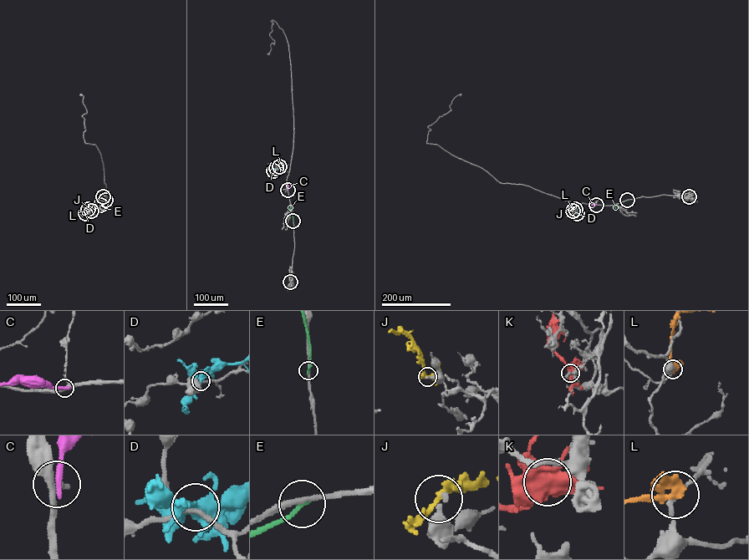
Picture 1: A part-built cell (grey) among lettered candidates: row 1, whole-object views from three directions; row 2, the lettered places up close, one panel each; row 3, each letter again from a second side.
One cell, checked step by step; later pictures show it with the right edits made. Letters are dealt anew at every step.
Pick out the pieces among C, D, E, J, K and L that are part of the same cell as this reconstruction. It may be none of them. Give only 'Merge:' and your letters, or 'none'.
Merge: none

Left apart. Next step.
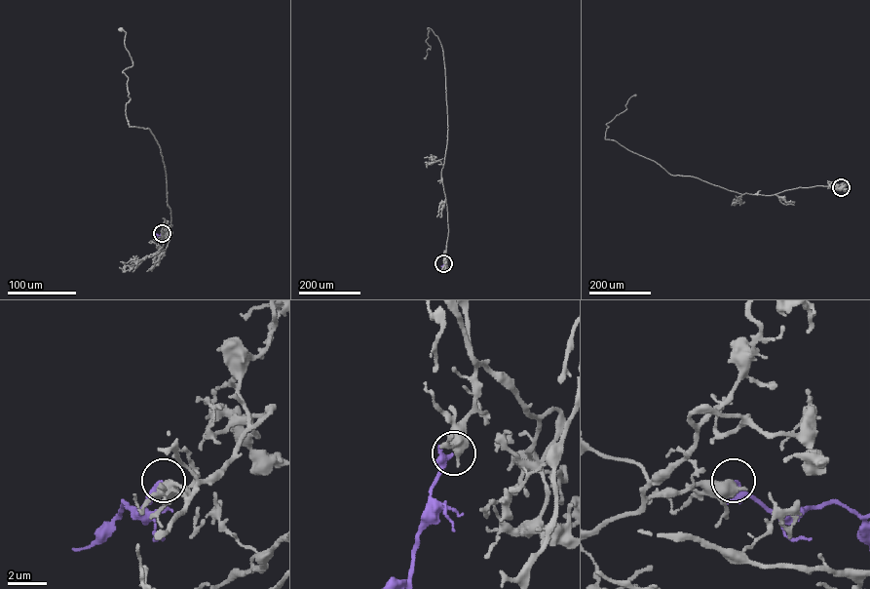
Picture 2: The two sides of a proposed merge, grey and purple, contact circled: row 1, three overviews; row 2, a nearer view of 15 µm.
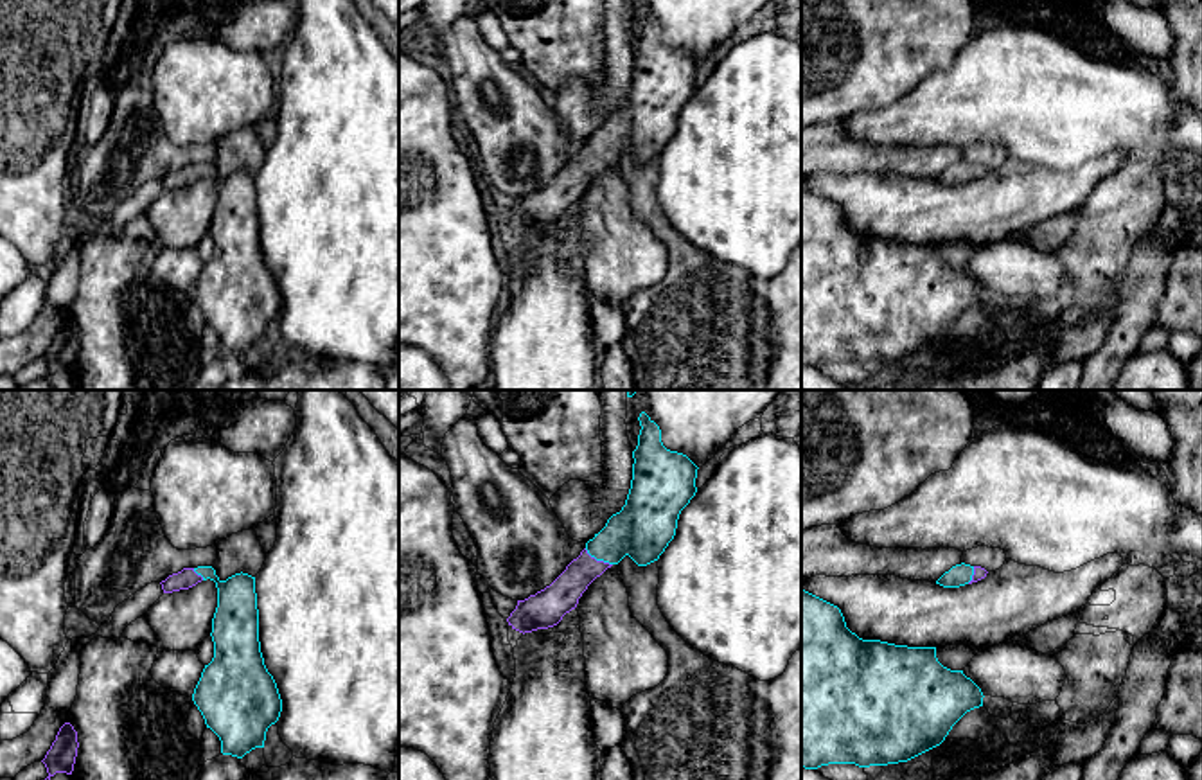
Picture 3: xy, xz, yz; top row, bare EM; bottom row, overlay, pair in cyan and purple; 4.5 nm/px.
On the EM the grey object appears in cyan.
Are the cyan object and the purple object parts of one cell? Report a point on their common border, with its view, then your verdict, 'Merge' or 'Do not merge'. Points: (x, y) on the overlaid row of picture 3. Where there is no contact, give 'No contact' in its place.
Touches cyan at xz (599, 559). Merge

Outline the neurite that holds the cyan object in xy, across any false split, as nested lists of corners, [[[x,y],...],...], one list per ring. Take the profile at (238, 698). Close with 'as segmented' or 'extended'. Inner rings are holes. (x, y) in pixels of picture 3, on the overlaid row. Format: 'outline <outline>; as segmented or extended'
outline [[[212,566],[183,568],[162,581],[164,593],[214,581],[217,607],[212,618],[214,658],[205,665],[192,701],[207,728],[221,740],[221,753],[243,758],[264,748],[266,731],[282,712],[273,676],[259,642],[255,577],[235,573],[226,581]]]; extended

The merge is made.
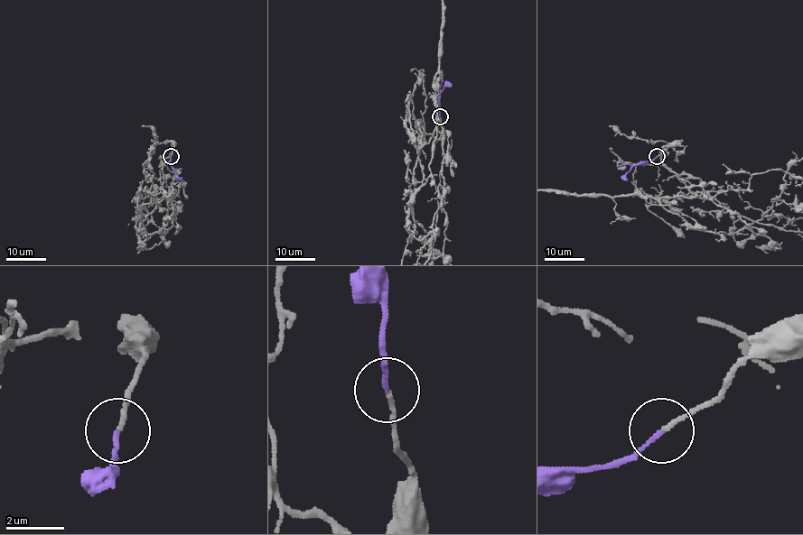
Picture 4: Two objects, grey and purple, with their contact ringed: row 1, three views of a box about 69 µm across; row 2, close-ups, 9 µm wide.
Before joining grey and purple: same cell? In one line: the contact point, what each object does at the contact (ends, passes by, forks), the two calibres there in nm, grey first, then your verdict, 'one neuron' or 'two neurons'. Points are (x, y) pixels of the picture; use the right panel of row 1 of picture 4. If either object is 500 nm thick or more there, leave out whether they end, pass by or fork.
place (657, 156); grey ends; purple ends; calibres 140 and 140 nm; one neuron

